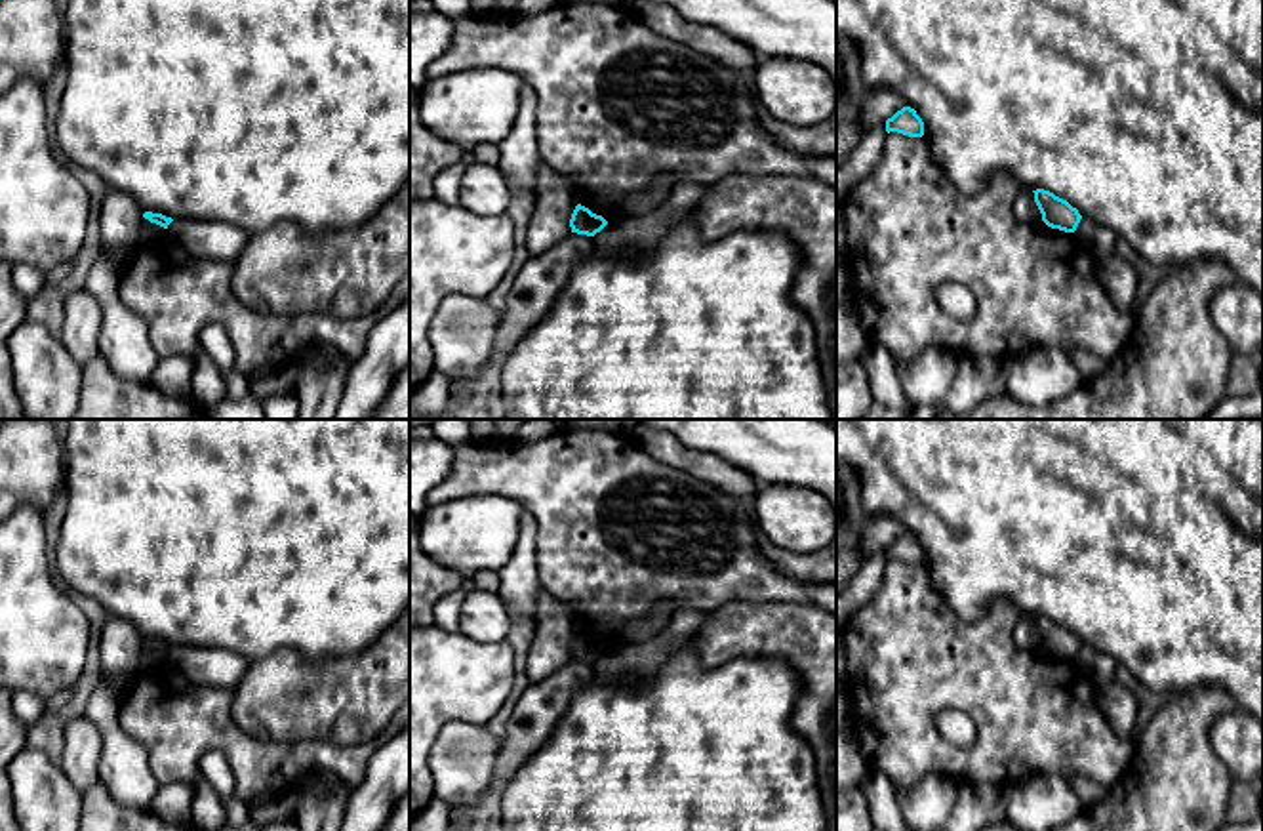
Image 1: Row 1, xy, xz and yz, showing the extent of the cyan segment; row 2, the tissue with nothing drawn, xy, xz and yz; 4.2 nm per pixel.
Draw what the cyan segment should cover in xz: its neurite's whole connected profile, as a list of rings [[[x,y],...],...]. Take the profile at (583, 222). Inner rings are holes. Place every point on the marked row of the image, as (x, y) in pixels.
[[[581,204],[575,206],[570,219],[571,233],[587,234],[587,236],[594,236],[606,225],[608,221],[602,215],[592,213],[589,208]]]

